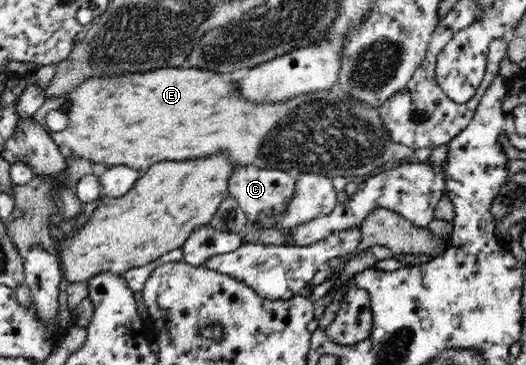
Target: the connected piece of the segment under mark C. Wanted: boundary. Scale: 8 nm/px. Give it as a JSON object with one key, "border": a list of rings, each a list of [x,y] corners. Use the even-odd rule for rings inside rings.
{"border":[[[255,165],[239,166],[229,179],[229,192],[237,201],[248,221],[257,221],[259,214],[275,215],[284,211],[294,195],[296,179],[287,175],[285,170],[264,169]]]}

